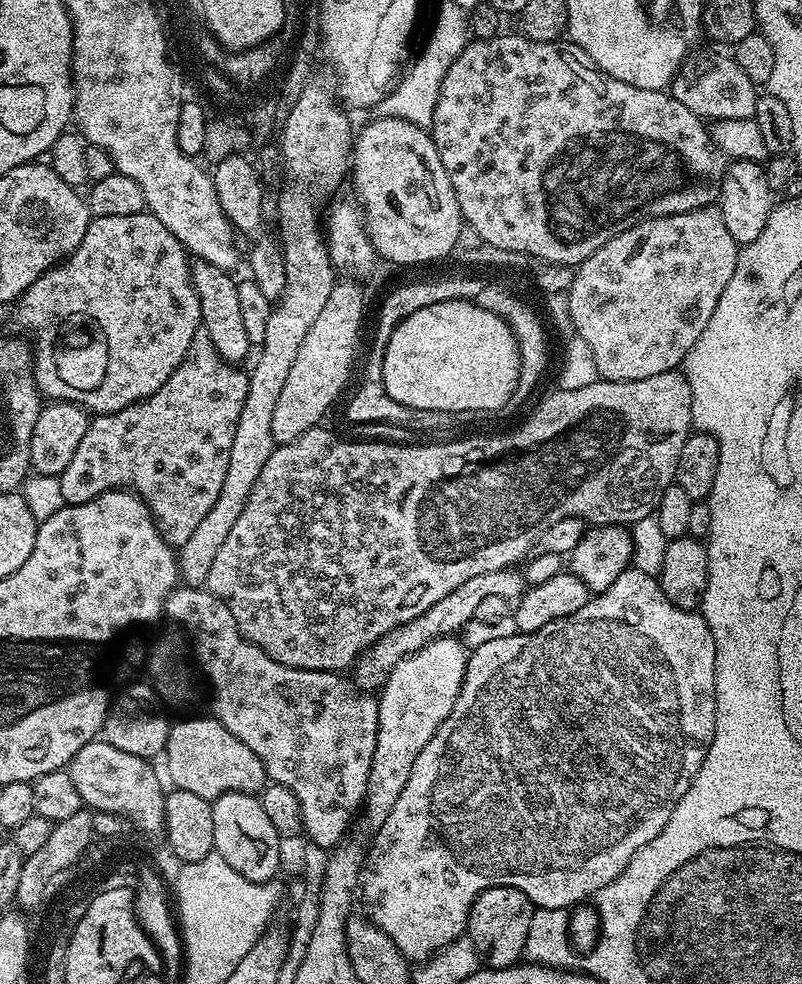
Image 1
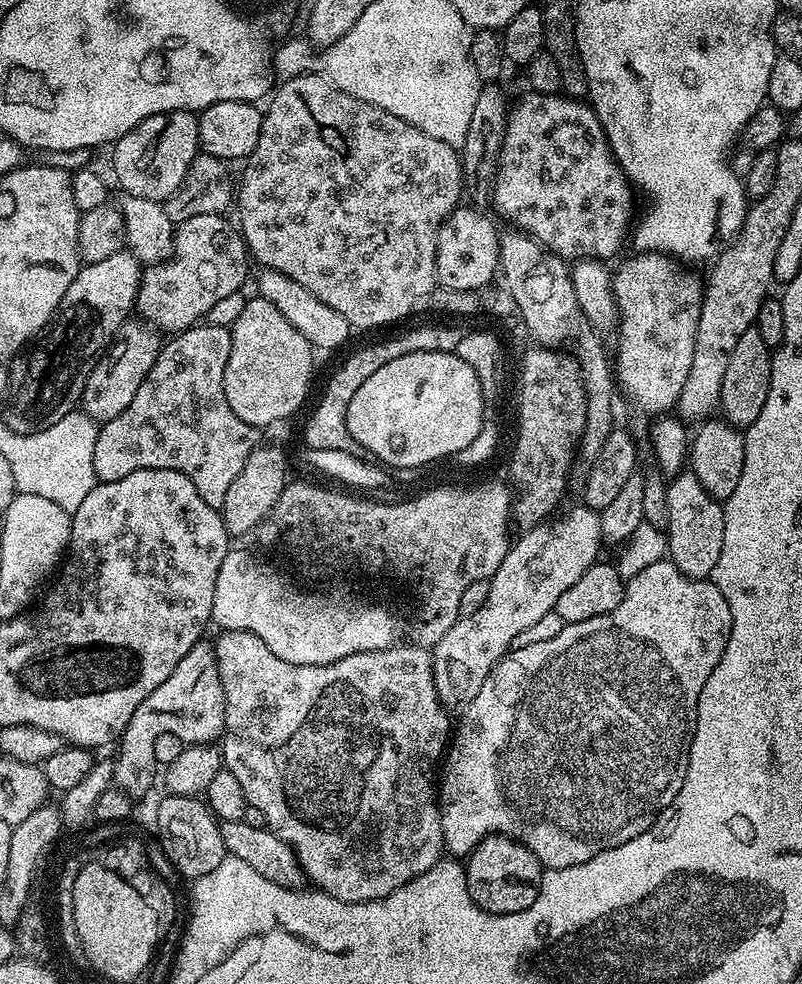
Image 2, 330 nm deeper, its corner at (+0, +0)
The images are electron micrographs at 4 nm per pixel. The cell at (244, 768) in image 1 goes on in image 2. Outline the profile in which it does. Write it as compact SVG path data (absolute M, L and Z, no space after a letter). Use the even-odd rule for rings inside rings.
M201 638L174 666L174 674L154 690L134 710L126 730L120 735L116 756L112 763L112 782L120 791L131 793L132 788L144 788L152 780L152 768L157 767L154 758L154 738L158 734L175 734L190 744L212 744L221 739L224 731L224 695L218 678L218 662L213 641Z

